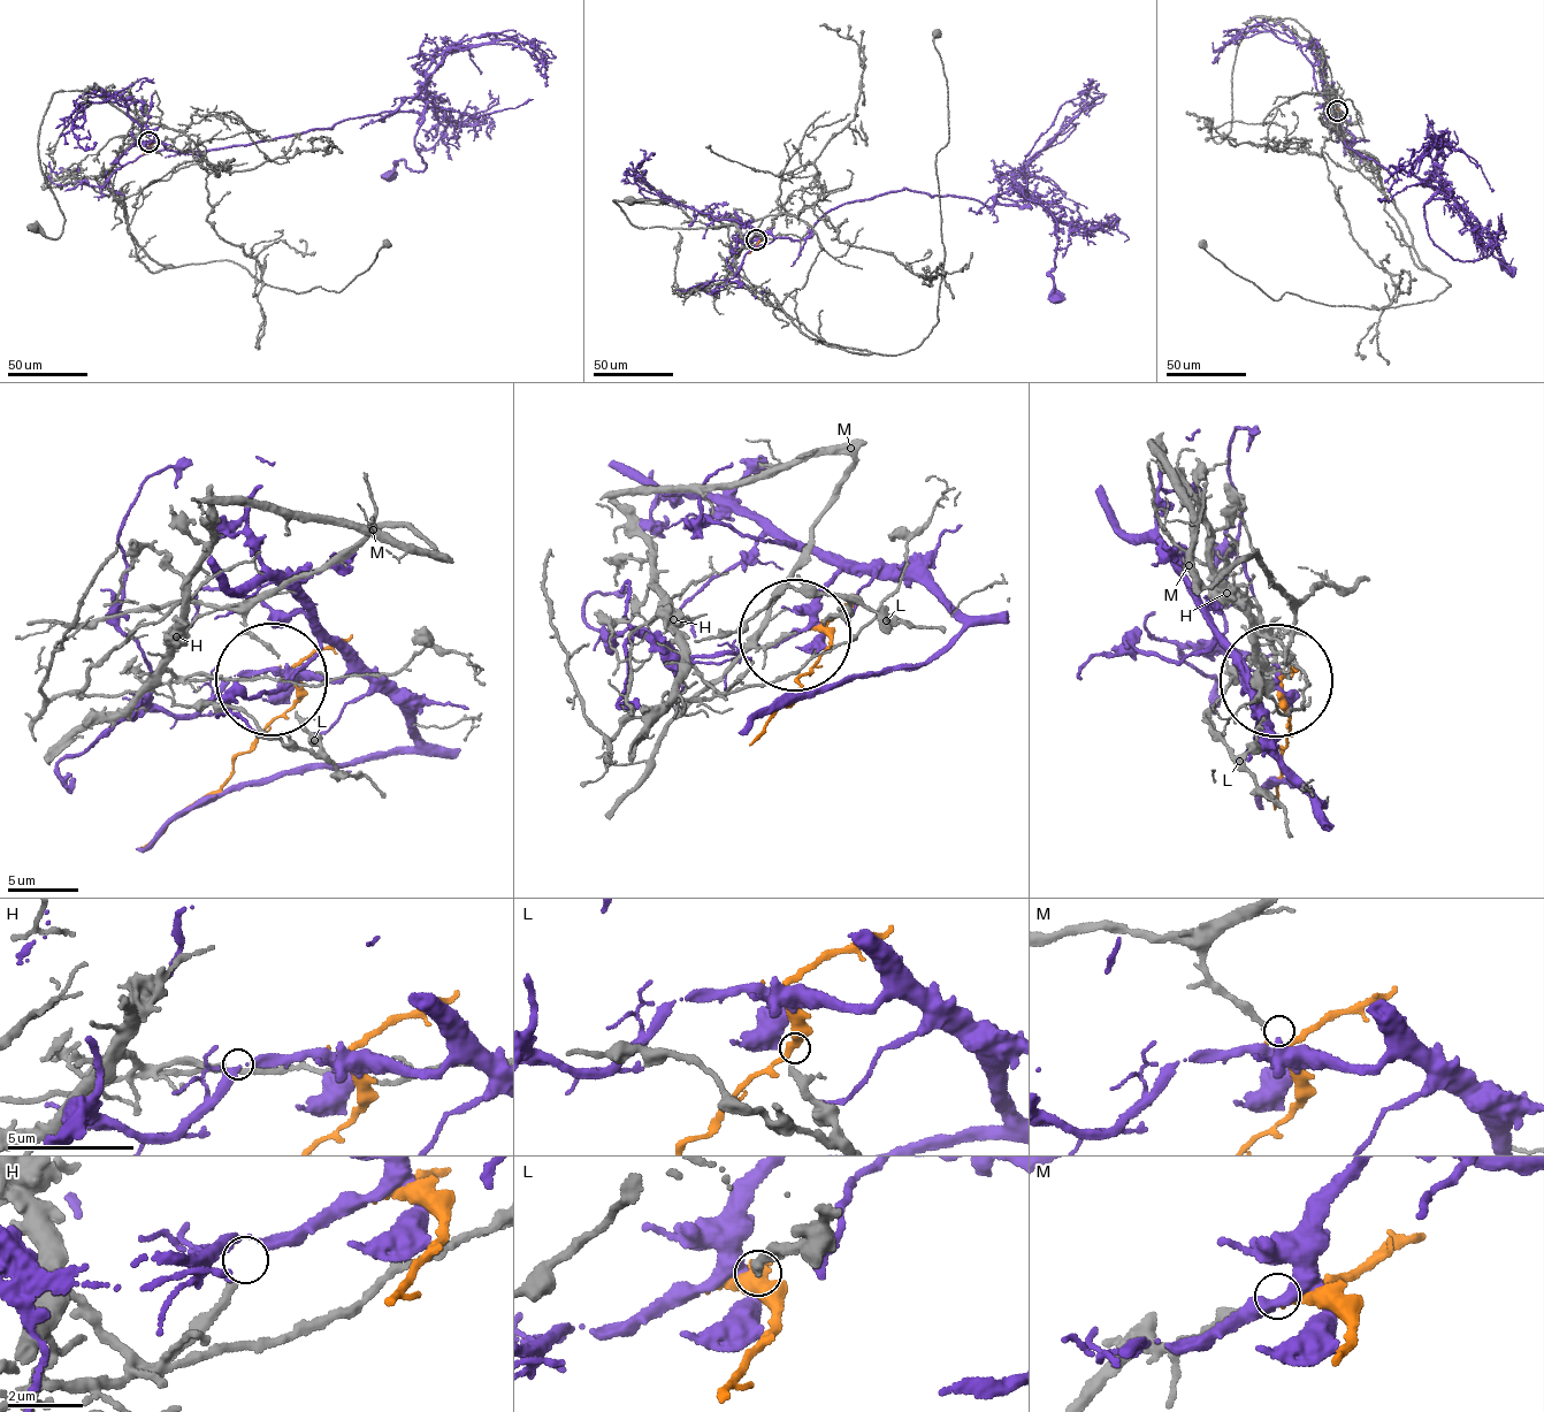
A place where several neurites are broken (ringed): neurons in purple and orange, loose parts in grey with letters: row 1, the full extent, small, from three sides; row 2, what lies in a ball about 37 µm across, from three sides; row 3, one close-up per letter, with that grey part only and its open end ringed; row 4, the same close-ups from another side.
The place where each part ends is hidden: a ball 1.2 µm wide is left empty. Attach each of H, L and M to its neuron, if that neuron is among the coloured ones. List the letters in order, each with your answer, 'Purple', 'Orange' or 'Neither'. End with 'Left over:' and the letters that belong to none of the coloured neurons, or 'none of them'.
H: Neither
L: Neither
M: Orange
Left over: H, L

